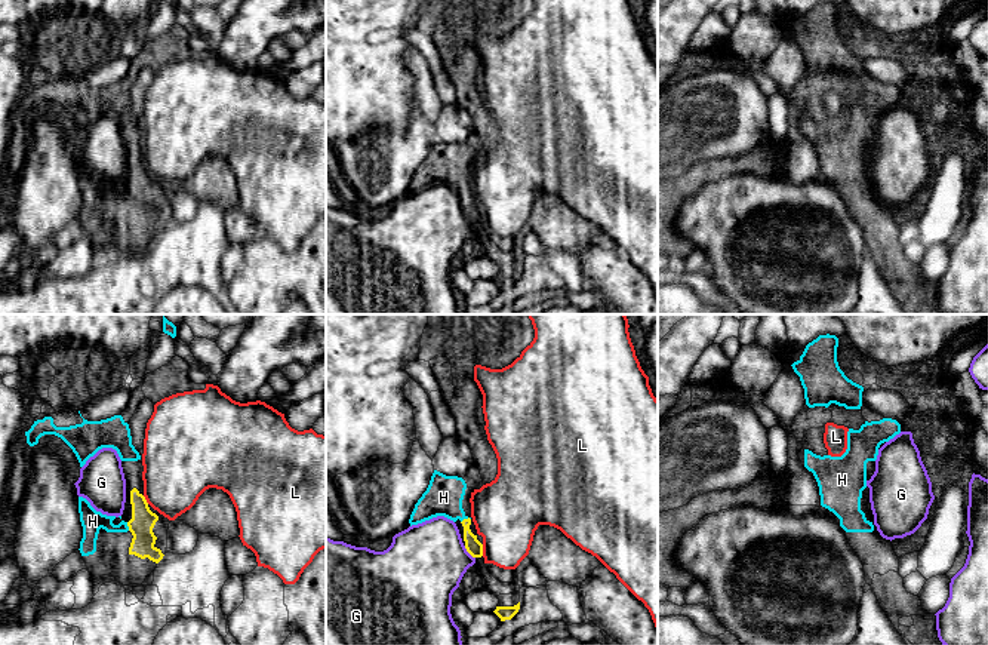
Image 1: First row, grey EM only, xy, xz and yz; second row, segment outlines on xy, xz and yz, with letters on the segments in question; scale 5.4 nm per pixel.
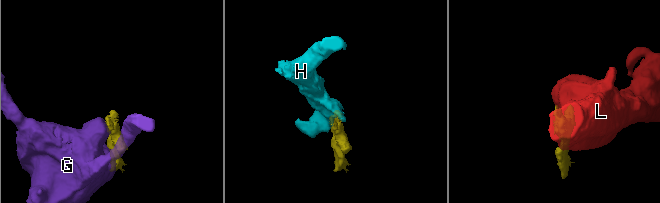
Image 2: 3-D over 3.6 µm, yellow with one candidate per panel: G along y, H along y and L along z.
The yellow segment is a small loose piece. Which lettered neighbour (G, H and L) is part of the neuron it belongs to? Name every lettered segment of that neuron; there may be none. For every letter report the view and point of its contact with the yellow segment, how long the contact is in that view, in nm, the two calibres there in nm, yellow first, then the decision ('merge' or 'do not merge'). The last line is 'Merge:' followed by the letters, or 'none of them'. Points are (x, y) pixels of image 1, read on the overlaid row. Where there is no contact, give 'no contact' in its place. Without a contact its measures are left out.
G: contact xz (468, 552); length 90 nm; calibres 90 and 420 nm; do not merge
H: contact xz (465, 519); length 60 nm; calibres 90 and 200 nm; merge
L: contact xz (482, 550); length 60 nm; calibres 90 and 360 nm; do not merge
Merge: H

